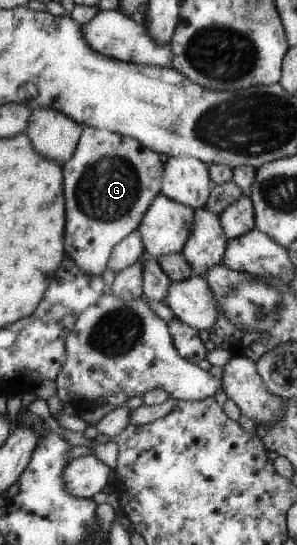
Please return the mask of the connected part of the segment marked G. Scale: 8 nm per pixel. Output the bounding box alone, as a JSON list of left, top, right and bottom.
[62,127,163,275]

